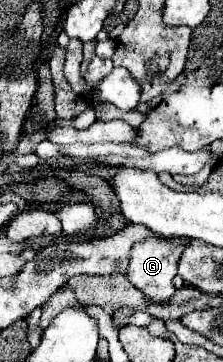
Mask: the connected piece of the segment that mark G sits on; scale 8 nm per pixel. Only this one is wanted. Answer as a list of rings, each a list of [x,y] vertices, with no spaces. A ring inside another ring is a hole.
[[[148,237],[144,241],[134,243],[132,251],[130,251],[130,265],[128,265],[128,279],[134,287],[138,287],[140,291],[144,291],[146,297],[164,303],[174,295],[174,285],[172,285],[172,277],[176,275],[176,265],[178,259],[184,251],[184,245],[180,239],[160,239],[160,237]]]

